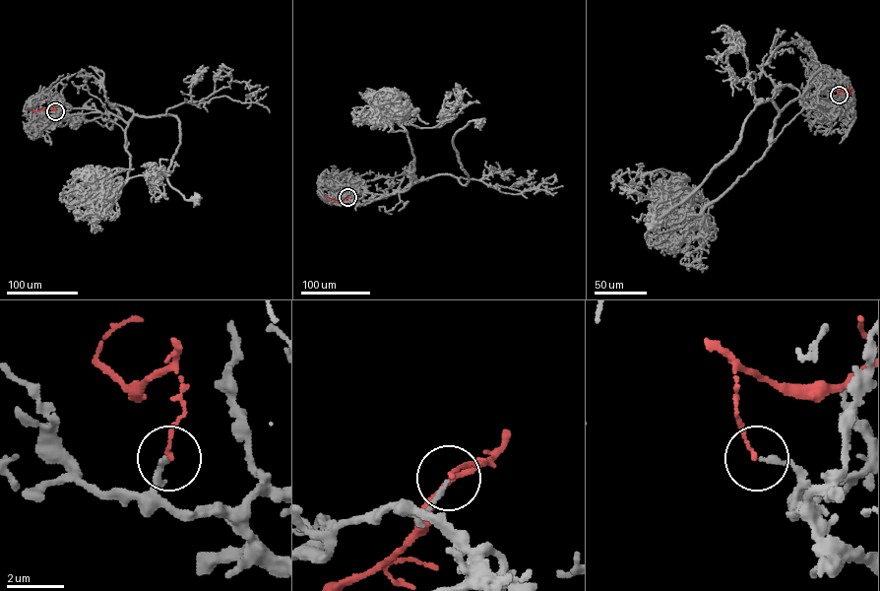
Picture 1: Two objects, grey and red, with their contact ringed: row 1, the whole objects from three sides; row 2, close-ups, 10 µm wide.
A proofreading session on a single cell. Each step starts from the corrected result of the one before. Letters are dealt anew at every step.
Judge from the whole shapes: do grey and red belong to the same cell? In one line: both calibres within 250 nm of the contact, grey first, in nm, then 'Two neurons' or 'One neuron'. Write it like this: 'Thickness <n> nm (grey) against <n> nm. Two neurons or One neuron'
Thickness 180 nm (grey) against 120 nm. Two neurons

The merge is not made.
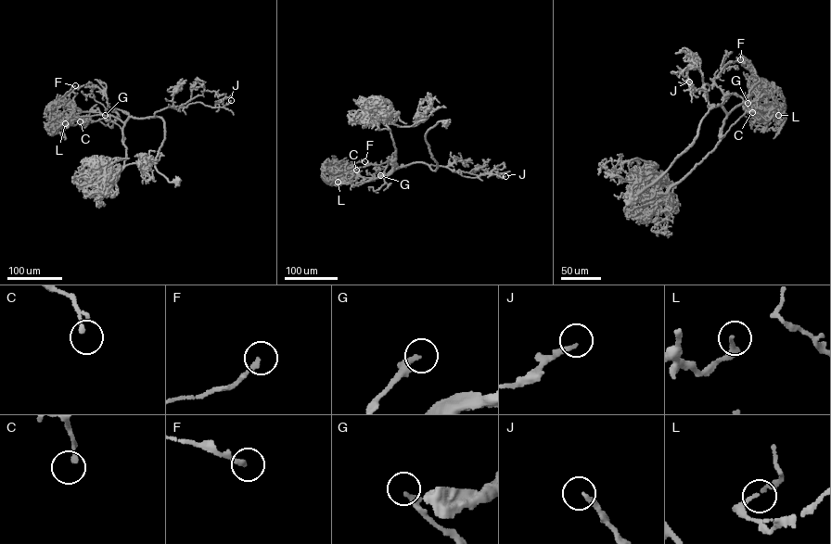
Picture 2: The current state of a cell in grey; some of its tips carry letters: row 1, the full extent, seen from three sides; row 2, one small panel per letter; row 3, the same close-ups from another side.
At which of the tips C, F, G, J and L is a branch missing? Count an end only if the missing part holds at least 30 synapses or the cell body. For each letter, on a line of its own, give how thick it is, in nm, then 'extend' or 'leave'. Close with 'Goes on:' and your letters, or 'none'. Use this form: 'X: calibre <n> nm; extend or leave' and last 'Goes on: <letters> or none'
C: calibre 180 nm; leave
F: calibre 200 nm; leave
G: calibre 260 nm; leave
J: calibre 220 nm; leave
L: calibre 120 nm; leave
Goes on: none

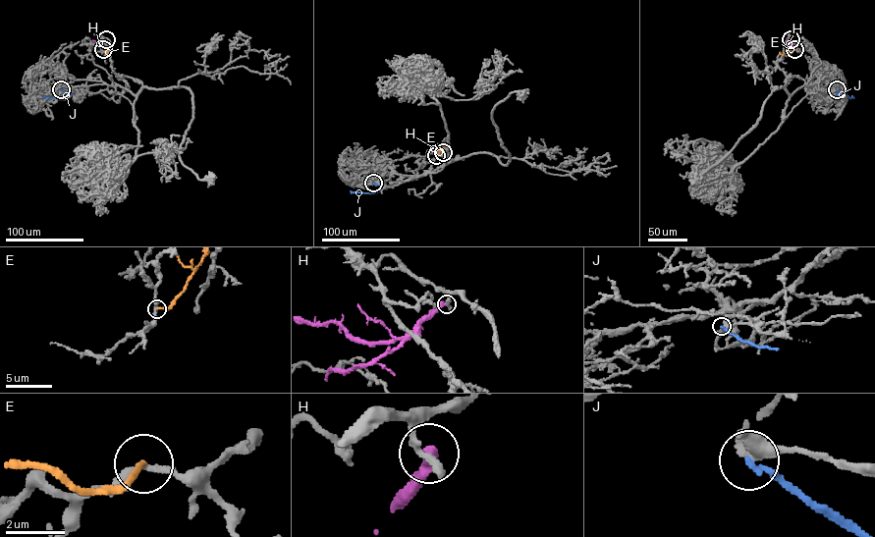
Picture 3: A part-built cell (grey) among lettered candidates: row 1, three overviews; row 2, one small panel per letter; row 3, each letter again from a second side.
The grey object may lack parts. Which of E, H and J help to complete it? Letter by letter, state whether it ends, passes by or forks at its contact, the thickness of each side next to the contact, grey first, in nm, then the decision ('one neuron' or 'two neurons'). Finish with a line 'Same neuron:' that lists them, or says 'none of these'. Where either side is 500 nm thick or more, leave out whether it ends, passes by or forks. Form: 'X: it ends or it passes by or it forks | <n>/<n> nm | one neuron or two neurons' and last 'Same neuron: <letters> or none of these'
E: it ends | 240/180 nm | two neurons
H: it ends | 360/360 nm | two neurons
J: it ends | 280/190 nm | two neurons
Same neuron: none of these

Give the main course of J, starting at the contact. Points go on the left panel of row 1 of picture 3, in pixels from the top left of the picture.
J: (61, 89), (73, 94), (56, 98), (43, 95)

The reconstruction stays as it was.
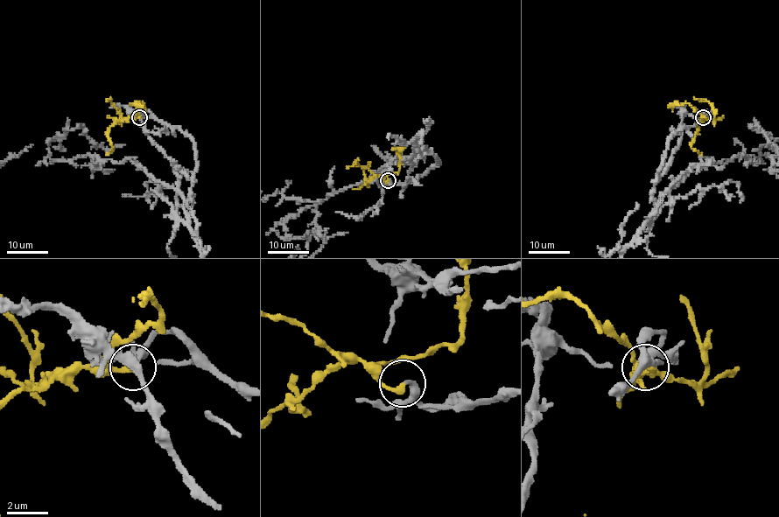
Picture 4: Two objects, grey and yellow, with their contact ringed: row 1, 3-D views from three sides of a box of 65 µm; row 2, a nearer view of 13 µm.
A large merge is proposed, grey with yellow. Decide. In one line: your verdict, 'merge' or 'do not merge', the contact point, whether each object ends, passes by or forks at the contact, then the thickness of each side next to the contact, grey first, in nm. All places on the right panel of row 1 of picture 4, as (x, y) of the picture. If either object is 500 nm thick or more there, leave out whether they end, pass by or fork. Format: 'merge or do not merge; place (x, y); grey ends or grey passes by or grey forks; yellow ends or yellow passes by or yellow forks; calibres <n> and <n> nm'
merge; place (703, 117); grey ends; yellow ends; calibres 280 and 320 nm

